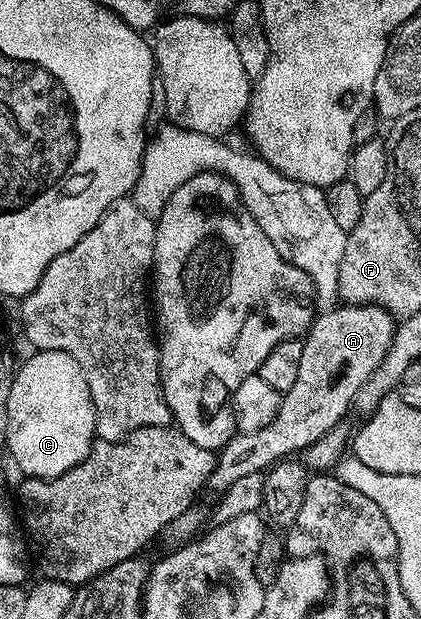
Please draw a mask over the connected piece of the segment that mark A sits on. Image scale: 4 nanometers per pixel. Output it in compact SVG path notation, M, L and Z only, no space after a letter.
M349 303L335 305L327 312L316 314L315 322L307 331L303 339L301 349L301 366L297 372L297 381L293 389L282 392L279 400L279 412L265 429L248 435L236 433L230 441L218 452L215 460L215 468L209 480L210 490L222 493L226 487L233 485L233 481L241 481L241 477L249 477L258 471L266 472L276 463L288 458L298 456L307 448L313 446L321 437L329 433L335 426L342 424L347 418L347 410L350 412L355 405L358 391L367 381L370 375L382 365L384 357L394 341L397 320L383 307L372 303Z

